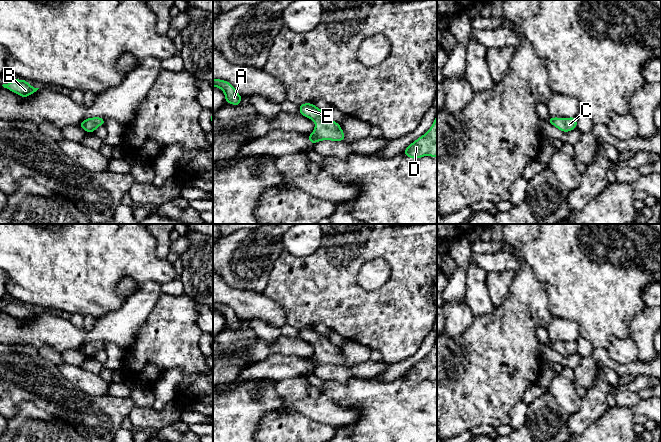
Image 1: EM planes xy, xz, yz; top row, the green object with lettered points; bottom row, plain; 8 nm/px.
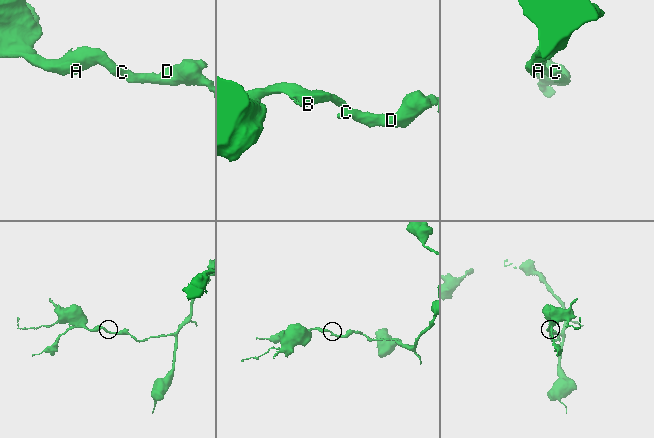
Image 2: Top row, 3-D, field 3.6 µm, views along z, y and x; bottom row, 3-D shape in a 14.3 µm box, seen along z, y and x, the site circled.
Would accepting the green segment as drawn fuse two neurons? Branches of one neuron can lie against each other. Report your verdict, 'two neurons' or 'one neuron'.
one neuron

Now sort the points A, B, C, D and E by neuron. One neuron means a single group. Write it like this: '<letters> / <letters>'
A B C D E

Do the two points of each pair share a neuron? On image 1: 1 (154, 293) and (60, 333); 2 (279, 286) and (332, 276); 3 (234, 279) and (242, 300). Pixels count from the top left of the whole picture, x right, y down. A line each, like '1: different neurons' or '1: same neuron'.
1: same neuron
2: same neuron
3: different neurons

